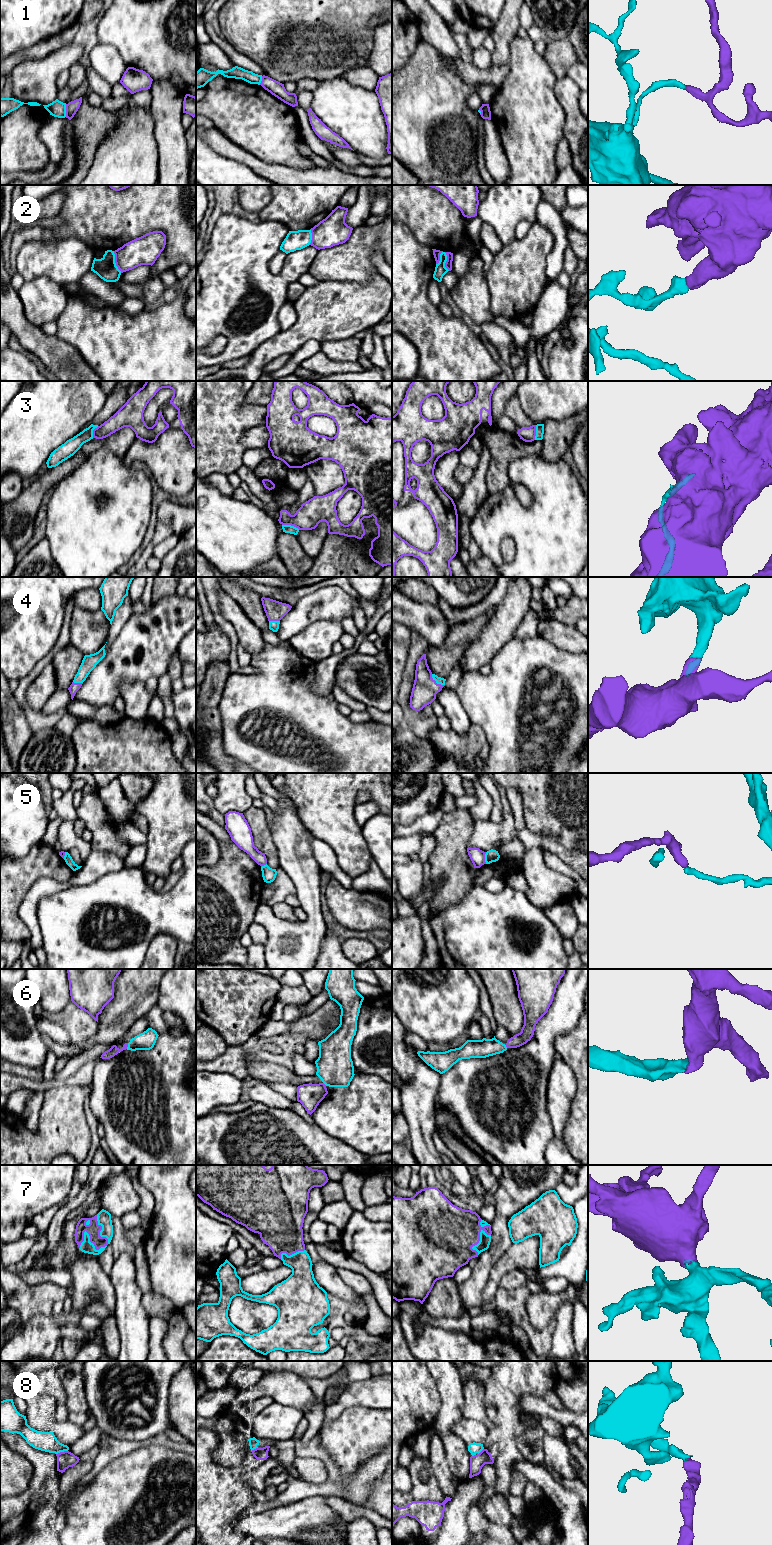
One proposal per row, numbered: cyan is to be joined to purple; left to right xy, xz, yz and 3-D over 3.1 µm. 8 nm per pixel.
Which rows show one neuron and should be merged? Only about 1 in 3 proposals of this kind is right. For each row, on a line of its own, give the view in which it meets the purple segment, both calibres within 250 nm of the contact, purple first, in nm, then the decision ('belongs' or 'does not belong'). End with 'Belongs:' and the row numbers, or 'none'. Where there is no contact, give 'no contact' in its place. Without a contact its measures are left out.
1: xy | 100/130 nm | does not belong
2: xy | 220/170 nm | does not belong
3: xz | 200/70 nm | does not belong
4: yz | 200/60 nm | belongs
5: yz | 120/100 nm | does not belong
6: xy | 70/140 nm | belongs
7: xy | 110/100 nm | belongs
8: xy | 140/160 nm | does not belong
Belongs: 4, 6, 7

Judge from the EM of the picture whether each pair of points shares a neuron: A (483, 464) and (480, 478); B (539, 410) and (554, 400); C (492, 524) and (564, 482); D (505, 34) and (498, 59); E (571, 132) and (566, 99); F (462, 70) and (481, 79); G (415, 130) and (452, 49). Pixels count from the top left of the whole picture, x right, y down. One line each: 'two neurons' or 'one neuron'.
A: one neuron
B: one neuron
C: one neuron
D: one neuron
E: one neuron
F: one neuron
G: two neurons

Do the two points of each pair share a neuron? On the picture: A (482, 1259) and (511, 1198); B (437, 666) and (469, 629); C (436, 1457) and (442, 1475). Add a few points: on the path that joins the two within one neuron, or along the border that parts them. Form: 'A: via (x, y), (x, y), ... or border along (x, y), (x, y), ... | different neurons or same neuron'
A: via (498, 1245), (500, 1243), (500, 1222), (503, 1214) | same neuron
B: via (445, 657), (460, 638) | same neuron
C: via (437, 1461), (441, 1471) | same neuron

